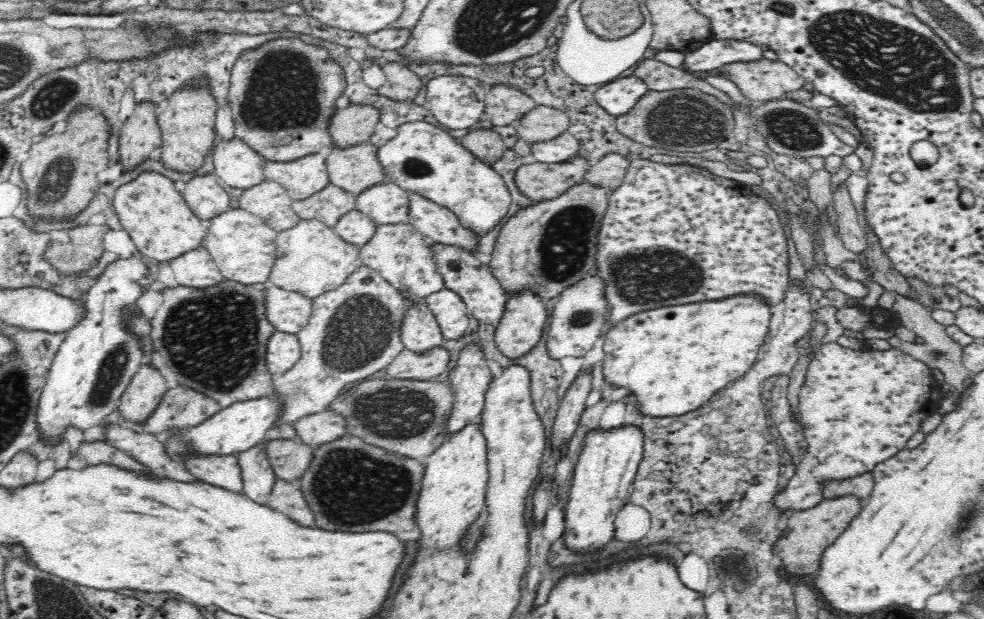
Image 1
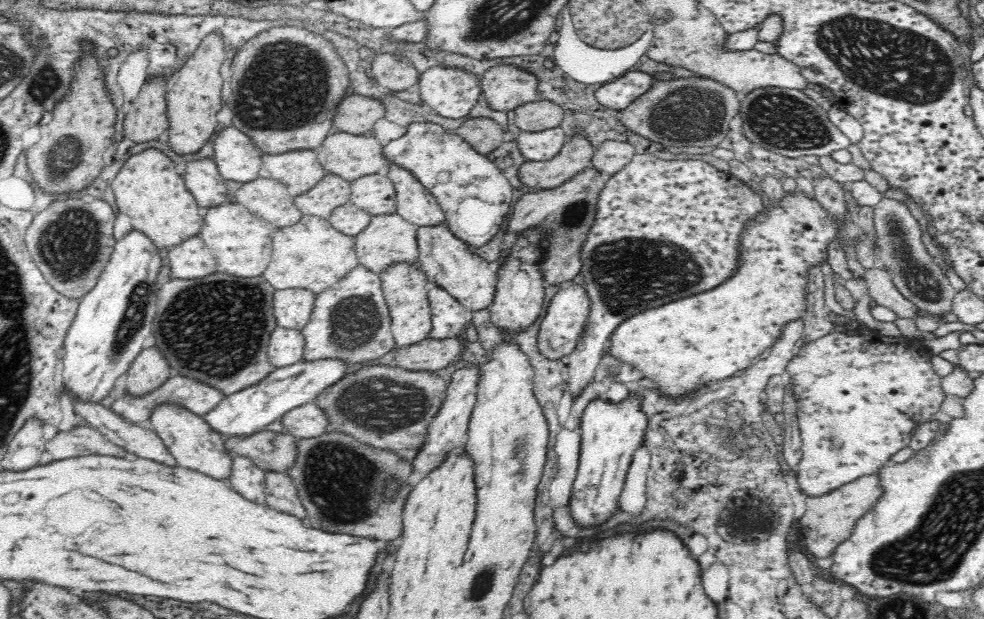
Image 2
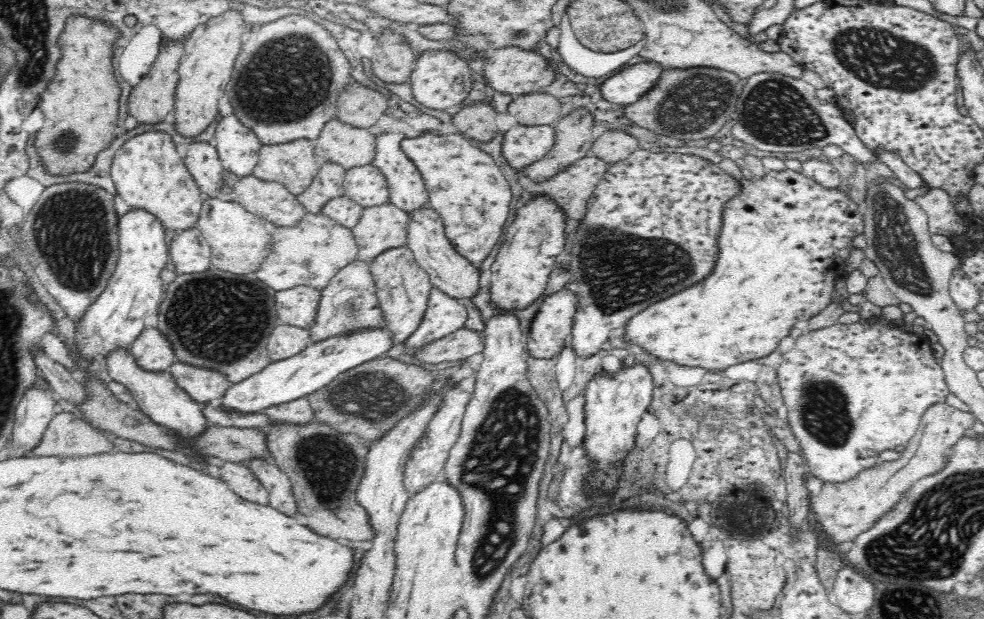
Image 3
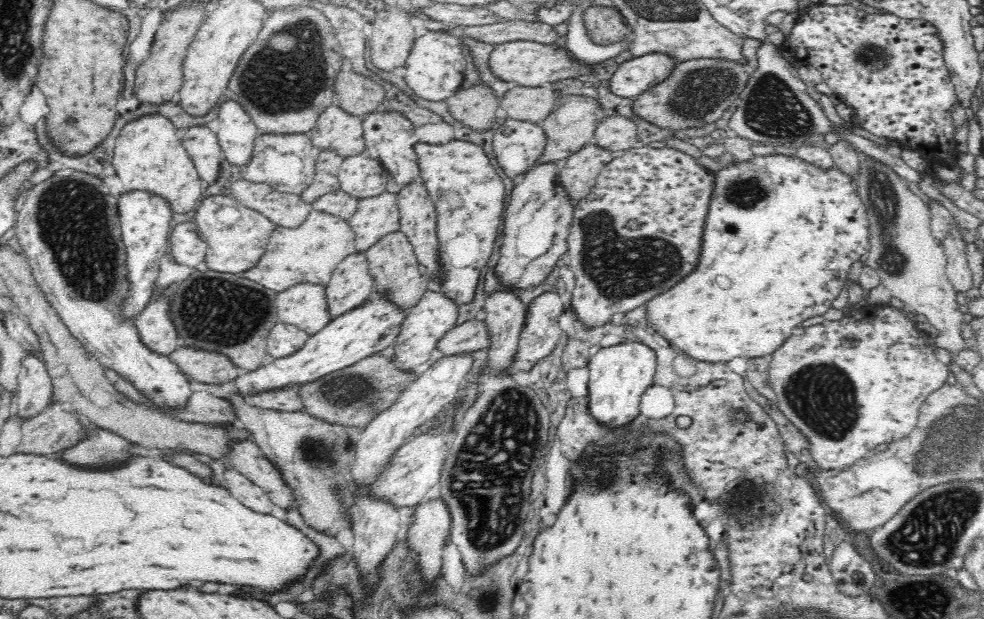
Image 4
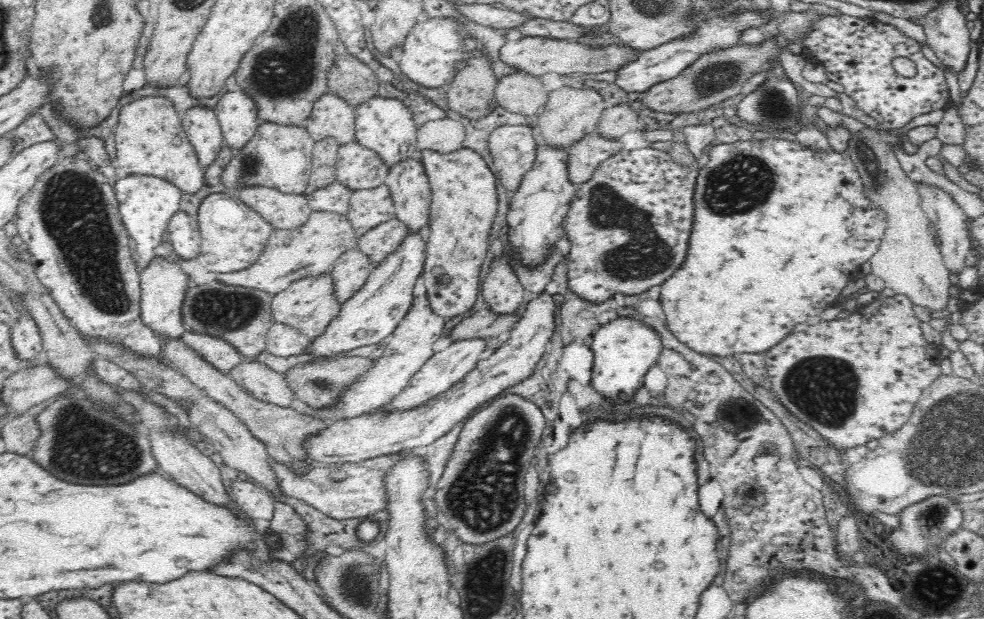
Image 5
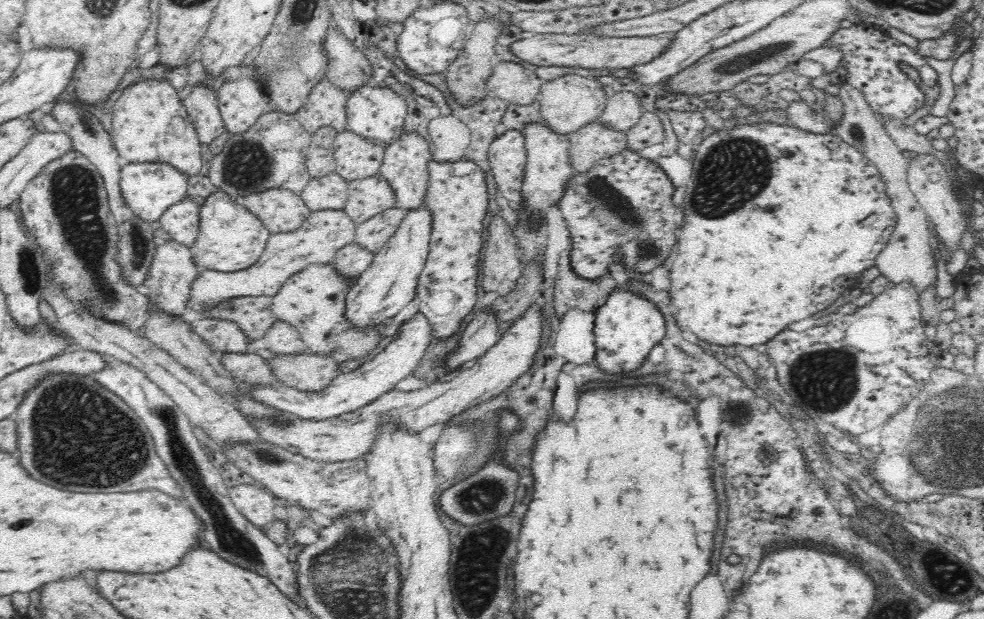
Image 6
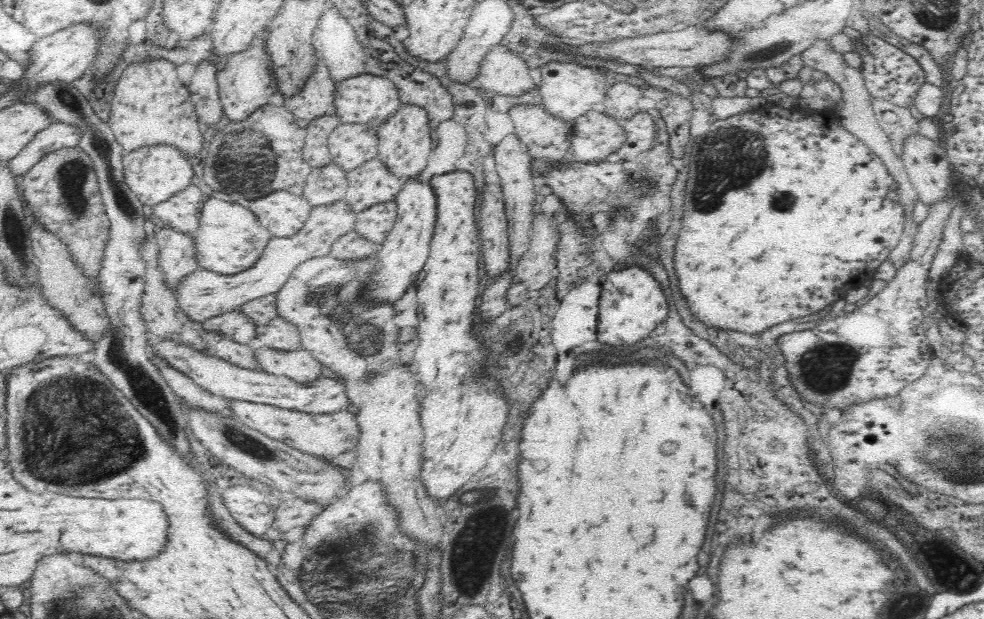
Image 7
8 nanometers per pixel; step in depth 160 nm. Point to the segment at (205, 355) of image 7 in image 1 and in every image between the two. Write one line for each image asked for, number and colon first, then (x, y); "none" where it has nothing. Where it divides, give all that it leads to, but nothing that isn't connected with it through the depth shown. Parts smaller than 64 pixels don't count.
1: (449, 310)
2: (449, 318)
3: (444, 315)
4: (431, 317)
5: (410, 346)
6: (348, 392)

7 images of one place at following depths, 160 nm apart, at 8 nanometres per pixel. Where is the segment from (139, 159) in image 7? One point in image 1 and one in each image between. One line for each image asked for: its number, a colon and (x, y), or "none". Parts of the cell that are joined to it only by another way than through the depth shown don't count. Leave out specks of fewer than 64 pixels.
1: (96, 361)
2: (113, 320)
3: (116, 317)
4: (145, 218)
5: (146, 203)
6: (149, 187)

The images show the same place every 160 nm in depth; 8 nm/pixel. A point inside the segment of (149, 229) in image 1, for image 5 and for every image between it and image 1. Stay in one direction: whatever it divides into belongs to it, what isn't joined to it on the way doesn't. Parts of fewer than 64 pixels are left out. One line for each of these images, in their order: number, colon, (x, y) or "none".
2: (147, 188)
3: (148, 170)
4: (148, 155)
5: (149, 138)

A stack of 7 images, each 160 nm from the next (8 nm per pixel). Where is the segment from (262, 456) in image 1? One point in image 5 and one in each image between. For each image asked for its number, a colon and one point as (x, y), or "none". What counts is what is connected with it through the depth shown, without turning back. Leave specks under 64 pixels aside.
2: (246, 477)
3: (237, 476)
4: (240, 487)
5: (255, 501)

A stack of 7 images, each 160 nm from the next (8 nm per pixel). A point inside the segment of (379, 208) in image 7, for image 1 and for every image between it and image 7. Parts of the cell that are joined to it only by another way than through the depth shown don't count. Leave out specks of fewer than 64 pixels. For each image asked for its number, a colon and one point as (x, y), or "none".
1: (420, 331)
2: (405, 287)
3: (403, 288)
4: (394, 267)
5: (378, 242)
6: (374, 233)

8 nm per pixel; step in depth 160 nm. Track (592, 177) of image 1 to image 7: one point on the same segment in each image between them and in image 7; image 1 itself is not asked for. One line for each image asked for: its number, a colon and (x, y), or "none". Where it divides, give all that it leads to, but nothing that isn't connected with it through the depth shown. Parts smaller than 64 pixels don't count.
2: (612, 155)
3: (614, 144)
4: (617, 133)
5: (616, 120)
6: (623, 110)
7: (623, 100)

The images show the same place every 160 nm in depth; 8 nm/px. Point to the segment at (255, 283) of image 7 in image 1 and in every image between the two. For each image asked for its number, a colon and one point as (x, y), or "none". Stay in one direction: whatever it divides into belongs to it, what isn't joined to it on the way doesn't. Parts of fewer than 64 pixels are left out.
1: (311, 259)
2: (311, 254)
3: (310, 253)
4: (310, 252)
5: (312, 249)
6: (326, 231)

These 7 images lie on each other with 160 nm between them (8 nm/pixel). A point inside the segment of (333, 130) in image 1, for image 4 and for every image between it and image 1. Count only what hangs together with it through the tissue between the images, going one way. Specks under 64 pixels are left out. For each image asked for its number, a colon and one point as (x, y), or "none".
2: (357, 114)
3: (358, 105)
4: (357, 94)

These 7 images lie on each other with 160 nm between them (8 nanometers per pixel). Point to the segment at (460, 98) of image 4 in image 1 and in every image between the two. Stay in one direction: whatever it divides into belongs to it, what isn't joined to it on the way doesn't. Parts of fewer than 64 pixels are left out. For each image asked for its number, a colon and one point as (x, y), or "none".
1: (485, 143)
2: (485, 135)
3: (476, 121)

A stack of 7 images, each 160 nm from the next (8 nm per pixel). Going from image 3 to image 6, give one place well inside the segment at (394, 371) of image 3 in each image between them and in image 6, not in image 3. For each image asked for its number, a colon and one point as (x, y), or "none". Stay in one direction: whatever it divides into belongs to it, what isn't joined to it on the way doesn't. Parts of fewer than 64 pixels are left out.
4: (352, 396)
5: (317, 383)
6: (308, 371)

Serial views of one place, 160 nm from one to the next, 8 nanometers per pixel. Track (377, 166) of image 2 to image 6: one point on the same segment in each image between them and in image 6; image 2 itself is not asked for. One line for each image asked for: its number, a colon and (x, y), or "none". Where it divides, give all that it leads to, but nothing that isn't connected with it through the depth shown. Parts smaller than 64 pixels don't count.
3: (347, 145)
4: (335, 128)
5: (332, 116)
6: (326, 105)

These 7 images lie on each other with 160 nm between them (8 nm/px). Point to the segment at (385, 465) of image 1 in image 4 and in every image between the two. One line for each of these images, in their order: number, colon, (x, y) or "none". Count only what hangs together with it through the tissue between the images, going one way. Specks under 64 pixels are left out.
2: (339, 479)
3: (324, 465)
4: (311, 454)

